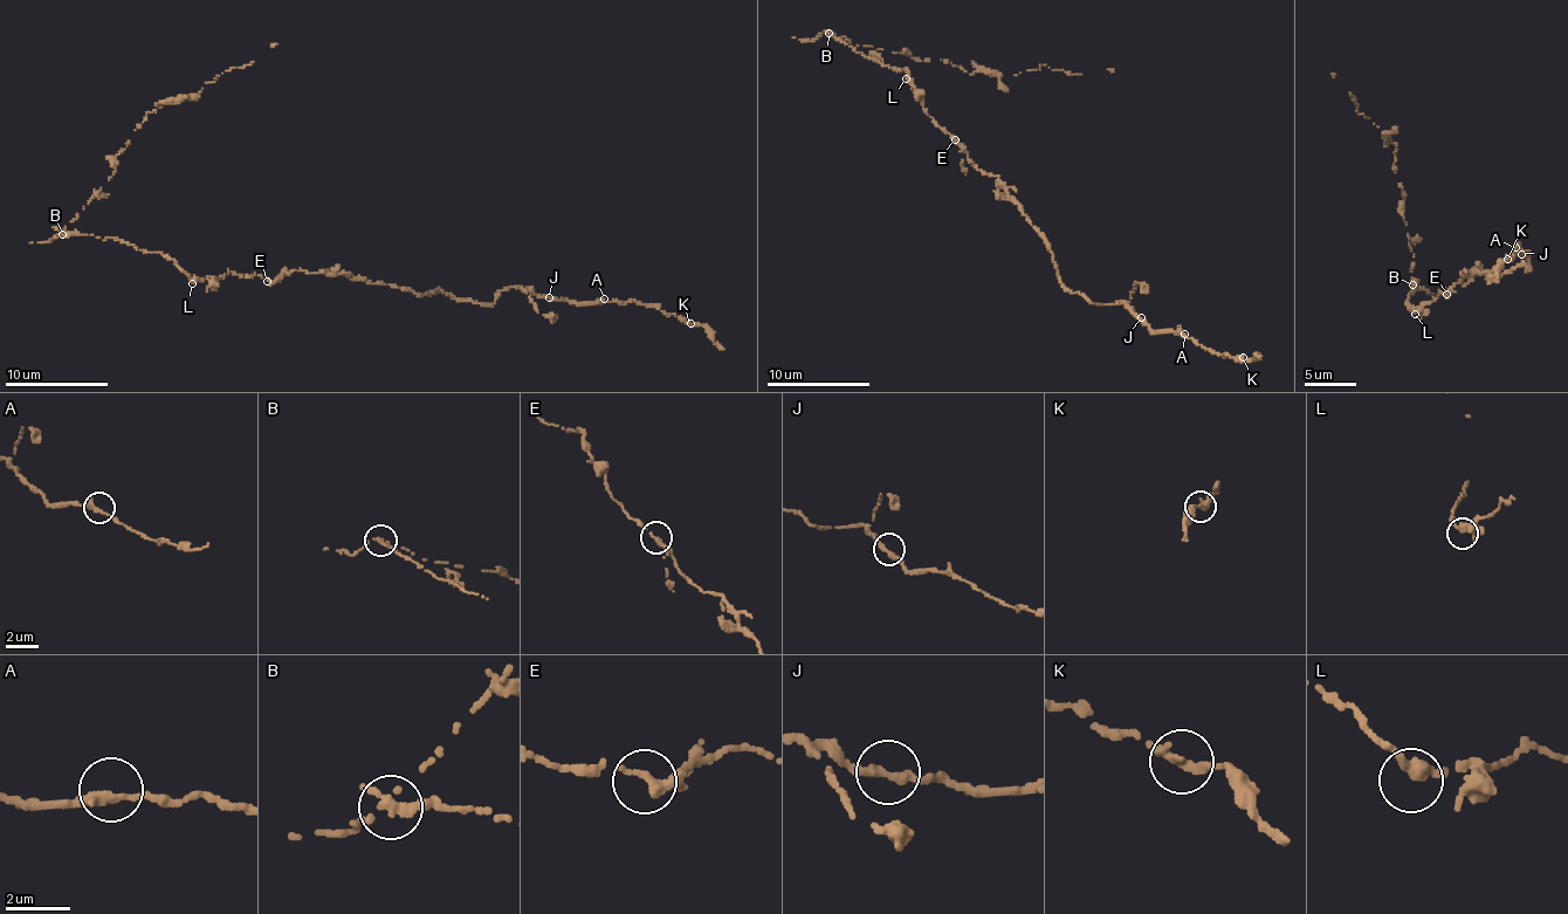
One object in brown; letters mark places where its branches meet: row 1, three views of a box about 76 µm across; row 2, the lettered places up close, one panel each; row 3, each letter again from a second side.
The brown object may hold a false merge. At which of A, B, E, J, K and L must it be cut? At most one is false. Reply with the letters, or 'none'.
B

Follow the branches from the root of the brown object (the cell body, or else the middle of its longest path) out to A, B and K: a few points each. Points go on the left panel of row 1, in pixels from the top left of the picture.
A: (252, 275), (352, 275), (476, 303), (522, 286), (570, 303), (604, 299)
B: (252, 275), (232, 272), (219, 277), (191, 277), (158, 252), (144, 253), (111, 238), (63, 234)
K: (252, 275), (352, 275), (476, 303), (522, 286), (570, 303), (651, 304), (690, 323)

